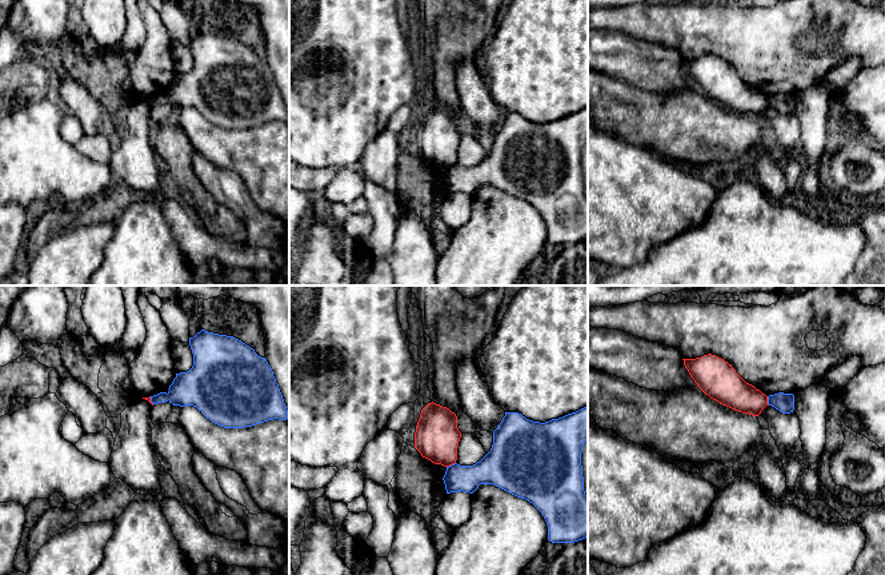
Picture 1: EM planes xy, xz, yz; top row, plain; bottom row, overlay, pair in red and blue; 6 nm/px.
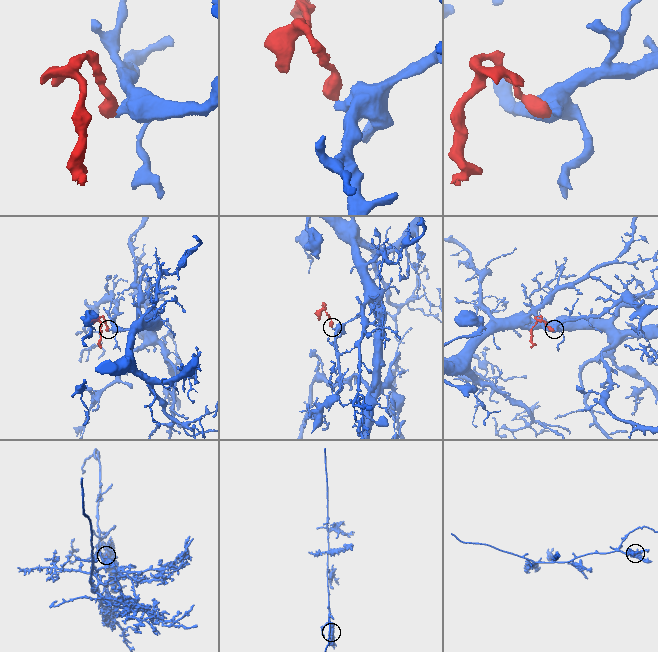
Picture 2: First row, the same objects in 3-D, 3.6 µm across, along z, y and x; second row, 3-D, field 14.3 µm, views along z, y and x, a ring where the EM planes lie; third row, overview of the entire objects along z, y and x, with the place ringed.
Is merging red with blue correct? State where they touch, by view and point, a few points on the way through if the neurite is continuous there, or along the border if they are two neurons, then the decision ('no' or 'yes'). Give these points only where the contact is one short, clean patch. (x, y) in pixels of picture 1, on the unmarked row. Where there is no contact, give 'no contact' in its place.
meets red in xz at (451, 166); border along xz (455, 163), (447, 168); no

